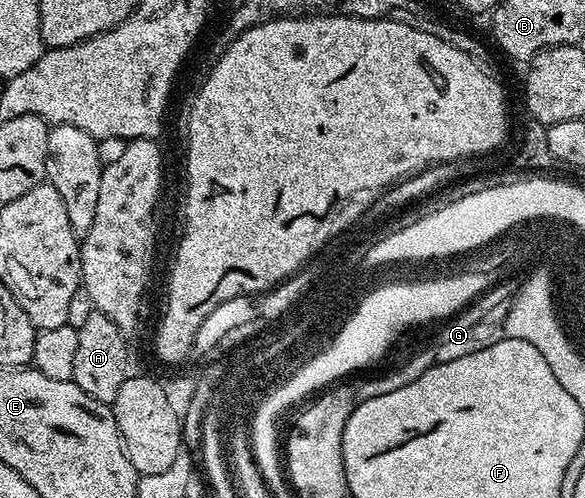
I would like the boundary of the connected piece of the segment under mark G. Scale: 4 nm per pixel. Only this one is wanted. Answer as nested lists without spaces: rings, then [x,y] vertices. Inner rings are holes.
[[[510,279],[506,283],[494,281],[494,285],[484,285],[475,290],[471,298],[465,301],[465,307],[461,307],[454,315],[435,315],[424,319],[424,323],[409,323],[407,328],[403,328],[402,333],[396,333],[394,339],[384,349],[384,354],[376,361],[367,363],[364,371],[370,375],[398,375],[402,371],[402,383],[414,385],[418,378],[427,375],[435,369],[446,366],[446,363],[457,362],[457,359],[468,359],[470,356],[480,356],[481,353],[489,351],[497,342],[507,341],[510,335],[507,334],[507,319],[510,319],[511,311],[514,311],[517,302],[518,287],[515,280]]]

